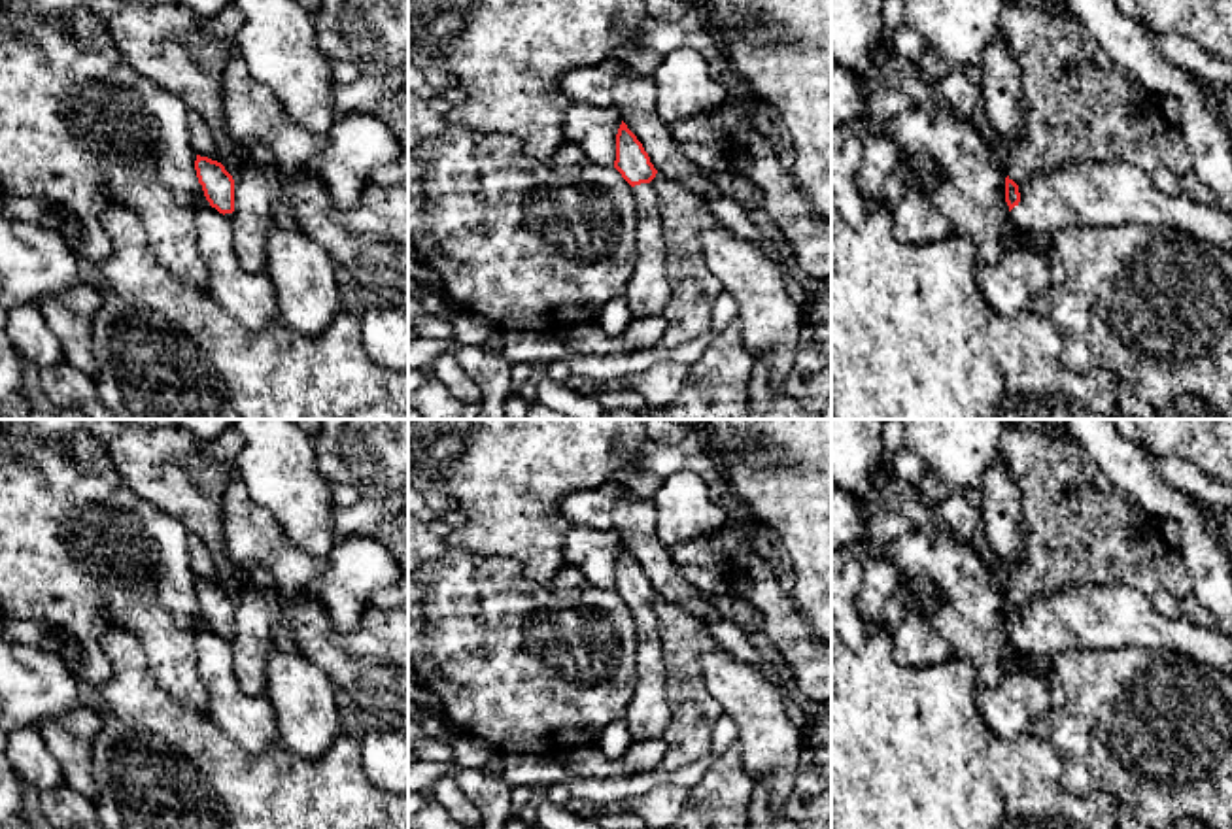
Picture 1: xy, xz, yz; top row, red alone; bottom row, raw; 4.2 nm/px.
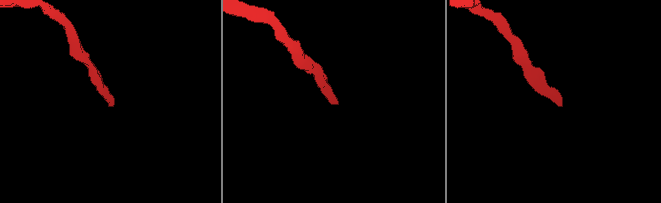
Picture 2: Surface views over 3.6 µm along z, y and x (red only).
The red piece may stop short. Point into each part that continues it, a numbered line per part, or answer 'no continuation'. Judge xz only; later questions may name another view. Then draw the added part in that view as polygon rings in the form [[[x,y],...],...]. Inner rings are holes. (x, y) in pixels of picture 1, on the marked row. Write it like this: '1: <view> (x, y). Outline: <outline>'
1: xz (647, 293). Outline: [[[650,183],[631,187],[637,210],[637,259],[624,291],[633,319],[661,315],[671,300],[665,276],[665,240],[661,232],[659,198]]]

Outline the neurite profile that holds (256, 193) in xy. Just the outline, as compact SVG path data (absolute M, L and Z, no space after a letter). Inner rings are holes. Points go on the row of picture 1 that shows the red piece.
M249 157L240 164L234 179L234 253L240 266L251 274L265 274L266 234L274 225L278 183L266 176L266 168Z

